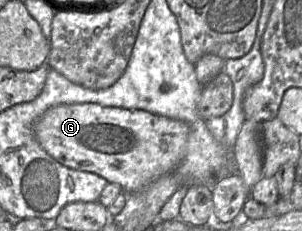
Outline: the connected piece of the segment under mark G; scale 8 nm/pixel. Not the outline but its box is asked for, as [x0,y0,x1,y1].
[34,103,189,194]

